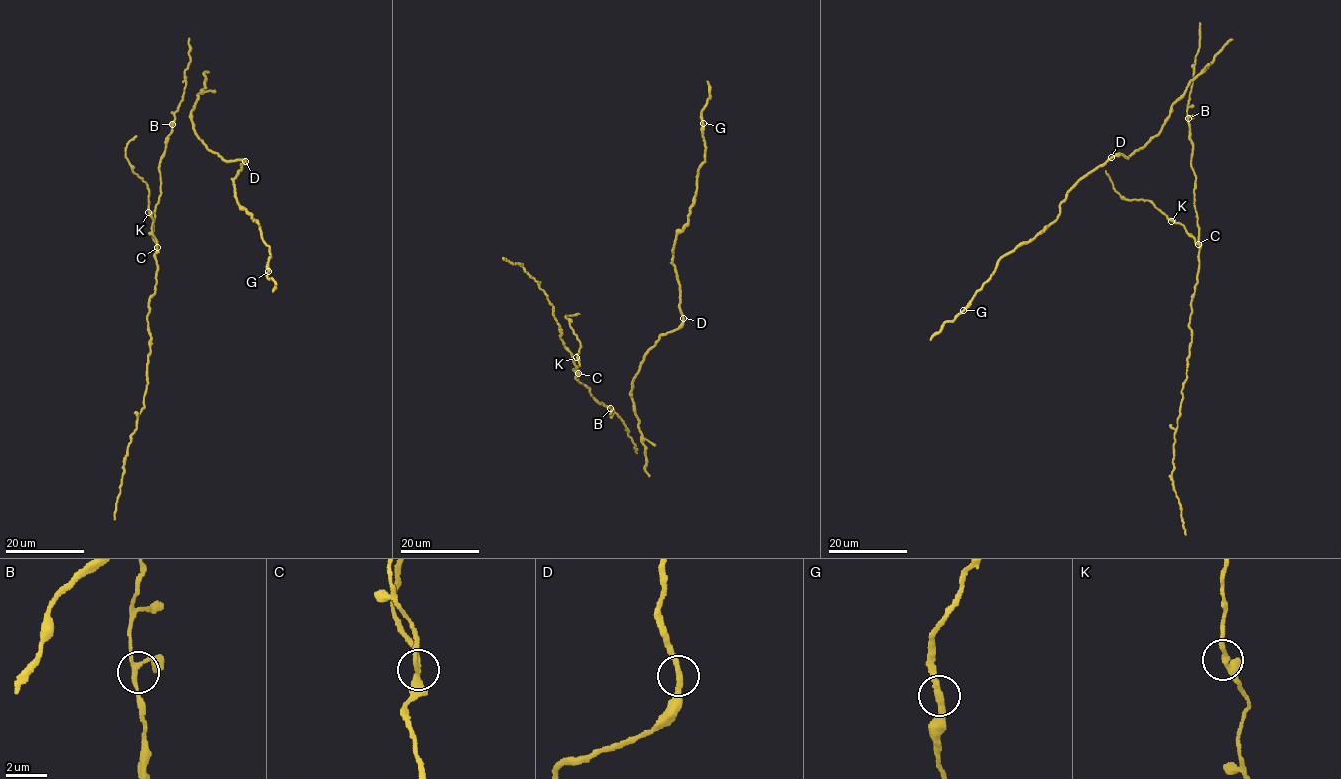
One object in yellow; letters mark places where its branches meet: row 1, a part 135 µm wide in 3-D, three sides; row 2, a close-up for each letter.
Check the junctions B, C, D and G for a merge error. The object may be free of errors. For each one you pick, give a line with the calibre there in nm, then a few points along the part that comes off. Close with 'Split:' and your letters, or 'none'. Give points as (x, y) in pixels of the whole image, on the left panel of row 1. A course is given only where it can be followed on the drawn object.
C: calibre 260 nm; course (157, 248), (148, 187), (132, 169), (126, 156), (126, 145), (136, 136)
Split: C

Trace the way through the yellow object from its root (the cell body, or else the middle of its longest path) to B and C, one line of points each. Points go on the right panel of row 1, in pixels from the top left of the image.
B: (1189, 96), (1188, 118)
C: (1189, 96), (1187, 118), (1192, 144), (1191, 168), (1196, 177), (1194, 197), (1198, 244)

